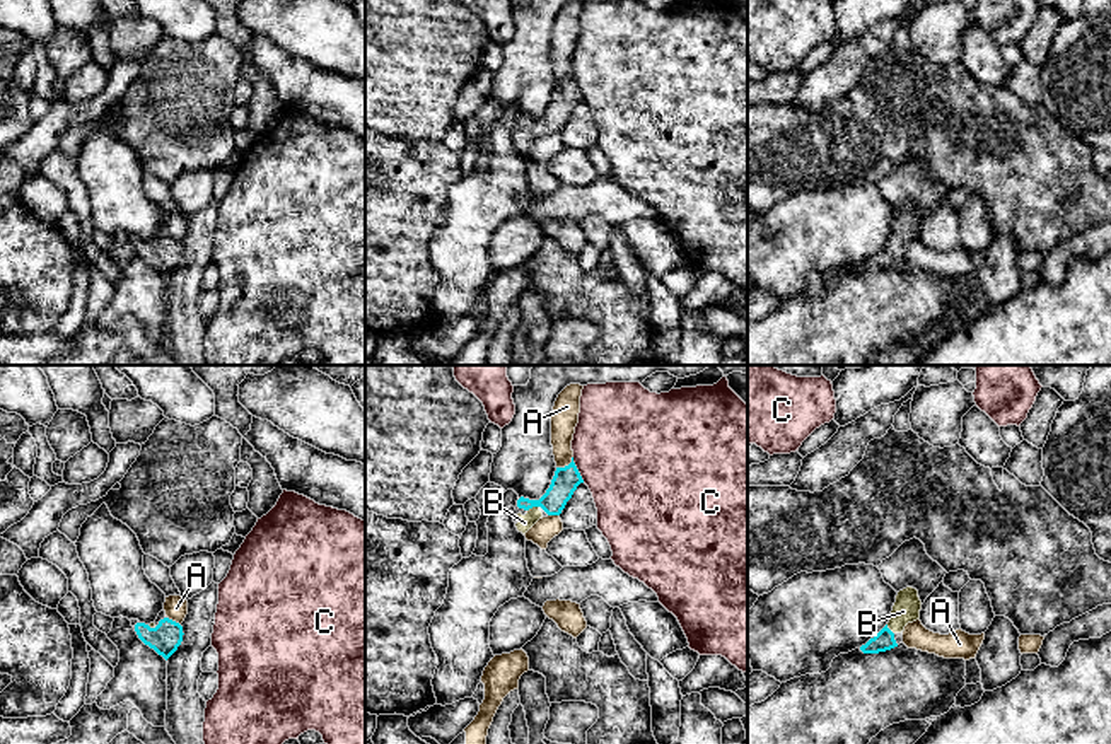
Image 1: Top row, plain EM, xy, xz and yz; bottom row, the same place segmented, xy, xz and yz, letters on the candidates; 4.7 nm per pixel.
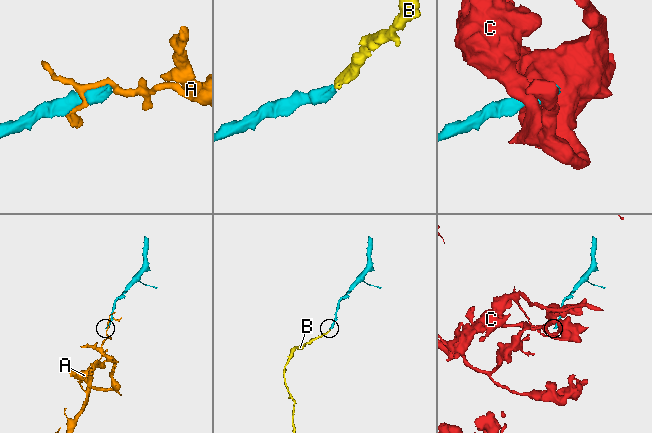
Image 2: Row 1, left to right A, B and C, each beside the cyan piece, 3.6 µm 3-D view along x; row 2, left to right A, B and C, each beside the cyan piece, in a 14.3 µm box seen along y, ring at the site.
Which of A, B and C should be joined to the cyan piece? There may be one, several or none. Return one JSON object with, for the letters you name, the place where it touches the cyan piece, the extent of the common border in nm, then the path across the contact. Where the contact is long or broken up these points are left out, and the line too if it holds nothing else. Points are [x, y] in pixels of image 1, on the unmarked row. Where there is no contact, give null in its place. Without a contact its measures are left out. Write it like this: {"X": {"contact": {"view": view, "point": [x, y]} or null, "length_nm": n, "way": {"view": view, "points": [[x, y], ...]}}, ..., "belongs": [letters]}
{"B": {"contact": {"view": "xz", "point": [533, 123]}, "length_nm": 60, "way": {"view": "xz", "points": [[565, 98], [545, 120], [533, 123], [533, 132], [524, 140]]}}, "belongs": ["B"]}

